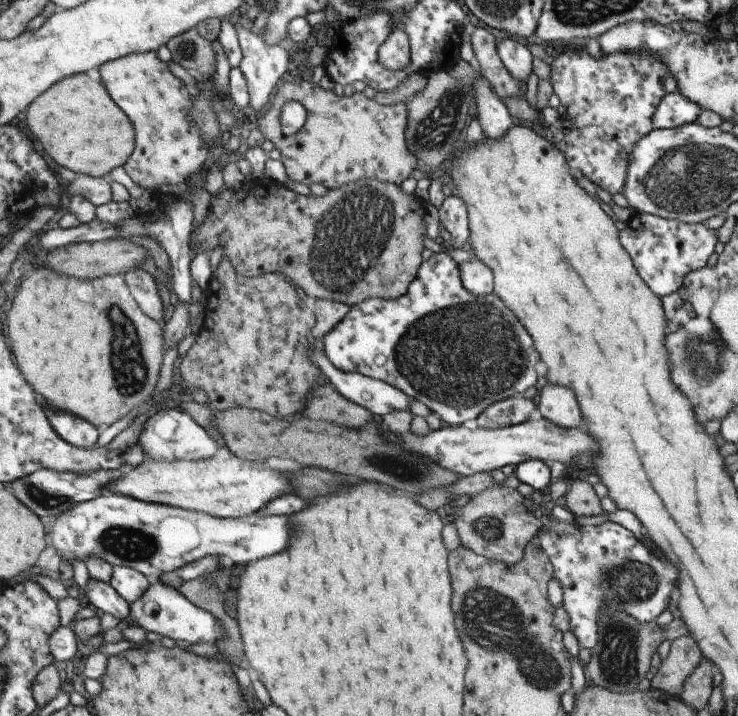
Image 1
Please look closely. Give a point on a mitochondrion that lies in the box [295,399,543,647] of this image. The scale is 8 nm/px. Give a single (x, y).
(403, 469)

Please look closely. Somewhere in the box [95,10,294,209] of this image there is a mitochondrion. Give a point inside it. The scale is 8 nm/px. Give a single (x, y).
(186, 50)

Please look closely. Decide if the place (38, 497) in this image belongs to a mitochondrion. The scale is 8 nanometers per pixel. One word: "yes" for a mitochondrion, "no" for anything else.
yes

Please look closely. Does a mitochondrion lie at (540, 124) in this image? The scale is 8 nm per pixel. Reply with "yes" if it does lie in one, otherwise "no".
no

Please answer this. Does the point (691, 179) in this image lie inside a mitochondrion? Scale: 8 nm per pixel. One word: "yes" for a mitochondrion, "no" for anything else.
yes

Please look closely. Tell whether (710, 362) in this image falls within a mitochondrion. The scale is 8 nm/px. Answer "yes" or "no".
yes

